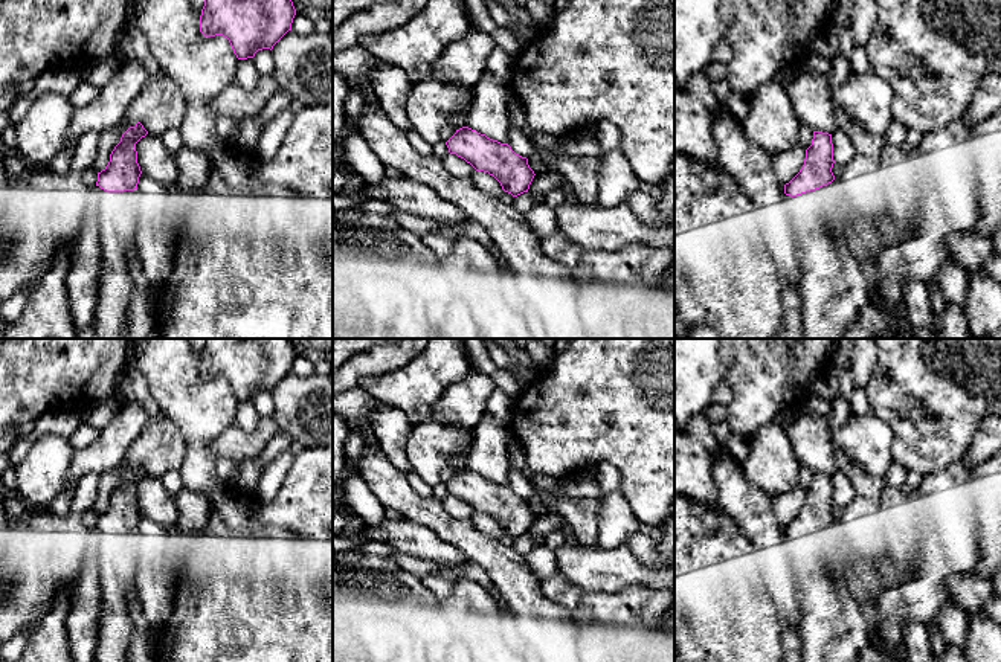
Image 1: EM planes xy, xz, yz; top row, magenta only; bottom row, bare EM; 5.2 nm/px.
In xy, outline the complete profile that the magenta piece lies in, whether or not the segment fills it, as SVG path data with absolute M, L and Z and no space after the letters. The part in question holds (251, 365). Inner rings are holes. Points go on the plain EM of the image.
M204 339L200 374L223 377L238 401L253 400L291 372L296 351L290 339Z

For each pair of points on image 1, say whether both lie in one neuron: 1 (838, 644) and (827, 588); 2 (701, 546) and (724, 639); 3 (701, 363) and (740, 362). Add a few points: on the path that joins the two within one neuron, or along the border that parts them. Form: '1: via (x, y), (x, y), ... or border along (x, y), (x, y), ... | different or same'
1: via (833, 630), (830, 601) | same
2: via (708, 569), (720, 617) | same
3: border along (717, 354), (722, 363), (724, 380) | different

